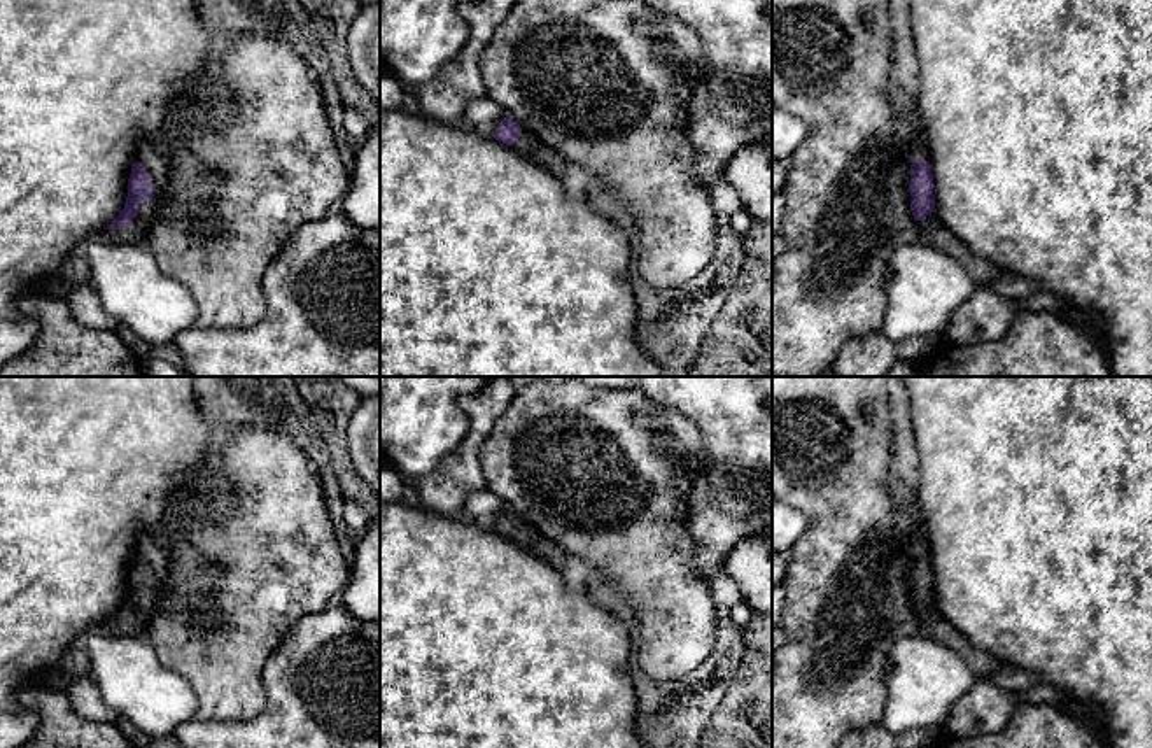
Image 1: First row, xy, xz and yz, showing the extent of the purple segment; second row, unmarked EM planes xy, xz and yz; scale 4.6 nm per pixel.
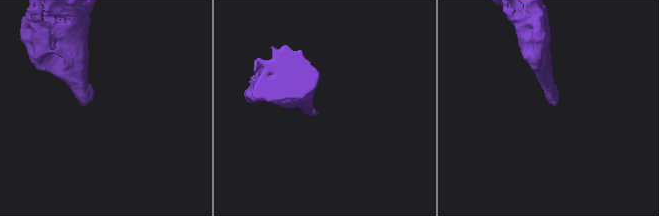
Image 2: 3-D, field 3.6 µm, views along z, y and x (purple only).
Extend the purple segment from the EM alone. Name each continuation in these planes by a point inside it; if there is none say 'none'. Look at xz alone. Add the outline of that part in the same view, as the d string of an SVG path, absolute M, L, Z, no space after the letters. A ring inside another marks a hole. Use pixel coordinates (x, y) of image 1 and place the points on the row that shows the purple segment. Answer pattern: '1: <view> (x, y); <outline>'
1: xz (527, 146); M522 128L520 138L509 145L516 154L543 166L557 179L564 177L565 159L553 147L539 140L532 131Z

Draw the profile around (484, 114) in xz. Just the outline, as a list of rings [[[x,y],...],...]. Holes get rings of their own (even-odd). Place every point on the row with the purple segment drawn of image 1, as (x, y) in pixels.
[[[488,96],[474,98],[466,105],[464,119],[478,133],[492,137],[508,110]]]

